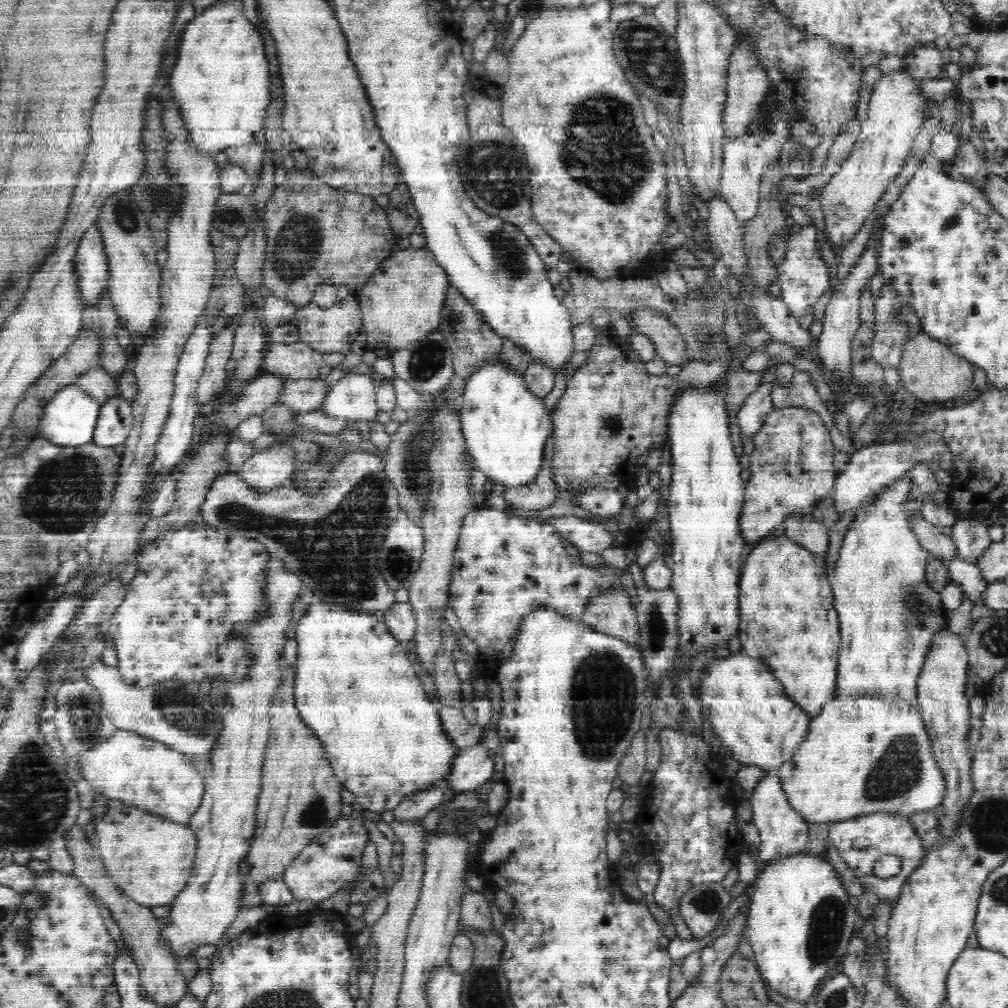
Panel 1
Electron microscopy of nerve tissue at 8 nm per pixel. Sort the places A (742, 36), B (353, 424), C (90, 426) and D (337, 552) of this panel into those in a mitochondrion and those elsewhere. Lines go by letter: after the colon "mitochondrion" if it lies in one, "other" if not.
A: other
B: other
C: other
D: mitochondrion

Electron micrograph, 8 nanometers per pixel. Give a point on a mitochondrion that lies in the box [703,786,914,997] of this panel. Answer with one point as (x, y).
(828, 919)

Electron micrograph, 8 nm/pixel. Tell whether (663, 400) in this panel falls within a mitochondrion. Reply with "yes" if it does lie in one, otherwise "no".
no

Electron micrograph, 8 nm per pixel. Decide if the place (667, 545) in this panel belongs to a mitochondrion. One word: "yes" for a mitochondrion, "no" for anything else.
no

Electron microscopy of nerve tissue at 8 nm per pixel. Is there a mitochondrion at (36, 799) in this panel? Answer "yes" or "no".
yes

